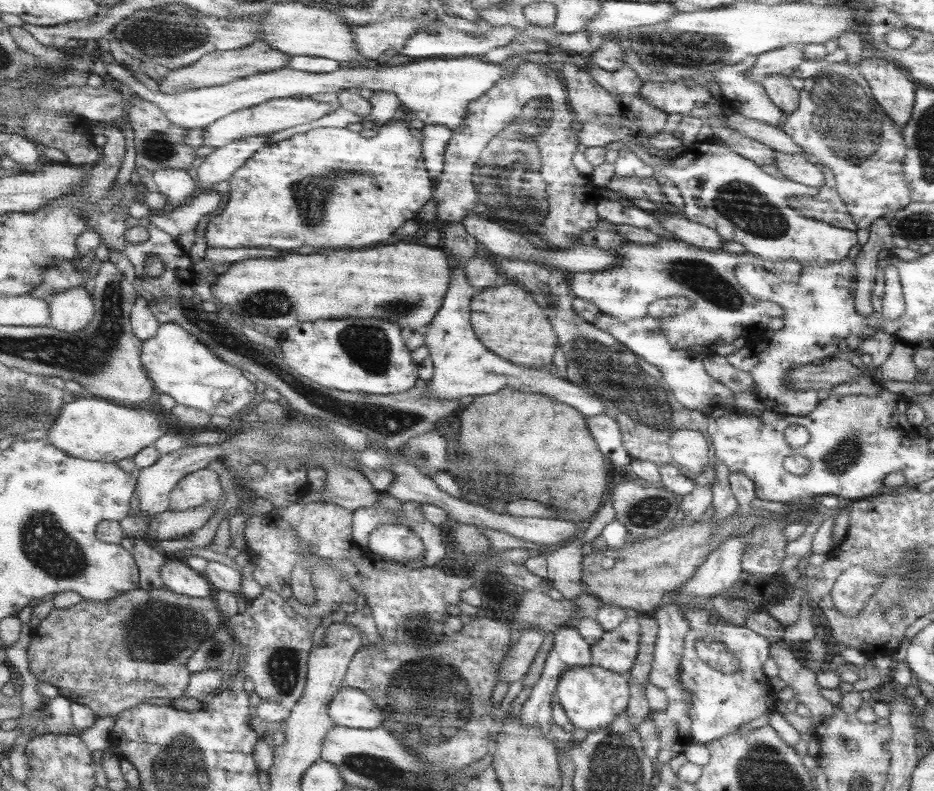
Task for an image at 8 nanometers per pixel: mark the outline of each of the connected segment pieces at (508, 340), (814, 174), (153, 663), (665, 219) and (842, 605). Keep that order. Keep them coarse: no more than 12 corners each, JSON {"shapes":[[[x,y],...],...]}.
{"shapes":[[[509,282],[471,297],[471,328],[513,364],[549,368],[556,338]],[[774,152],[779,174],[809,188],[824,184],[822,167],[803,154]],[[167,588],[53,608],[30,669],[99,717],[183,698],[225,623]],[[657,214],[671,237],[715,250],[723,240],[711,228],[685,218]],[[850,566],[833,583],[832,605],[853,616],[882,571]]]}

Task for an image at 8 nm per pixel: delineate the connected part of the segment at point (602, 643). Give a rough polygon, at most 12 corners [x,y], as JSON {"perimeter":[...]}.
{"perimeter":[[638,617],[590,645],[591,665],[627,673],[639,642]]}

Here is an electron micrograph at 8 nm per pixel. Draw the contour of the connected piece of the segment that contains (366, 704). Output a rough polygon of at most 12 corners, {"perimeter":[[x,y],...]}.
{"perimeter":[[344,687],[329,714],[338,726],[375,730],[388,720],[366,692]]}

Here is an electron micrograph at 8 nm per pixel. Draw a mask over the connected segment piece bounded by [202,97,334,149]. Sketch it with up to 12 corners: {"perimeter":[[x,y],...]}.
{"perimeter":[[310,97],[245,108],[203,129],[203,143],[221,148],[333,112]]}

